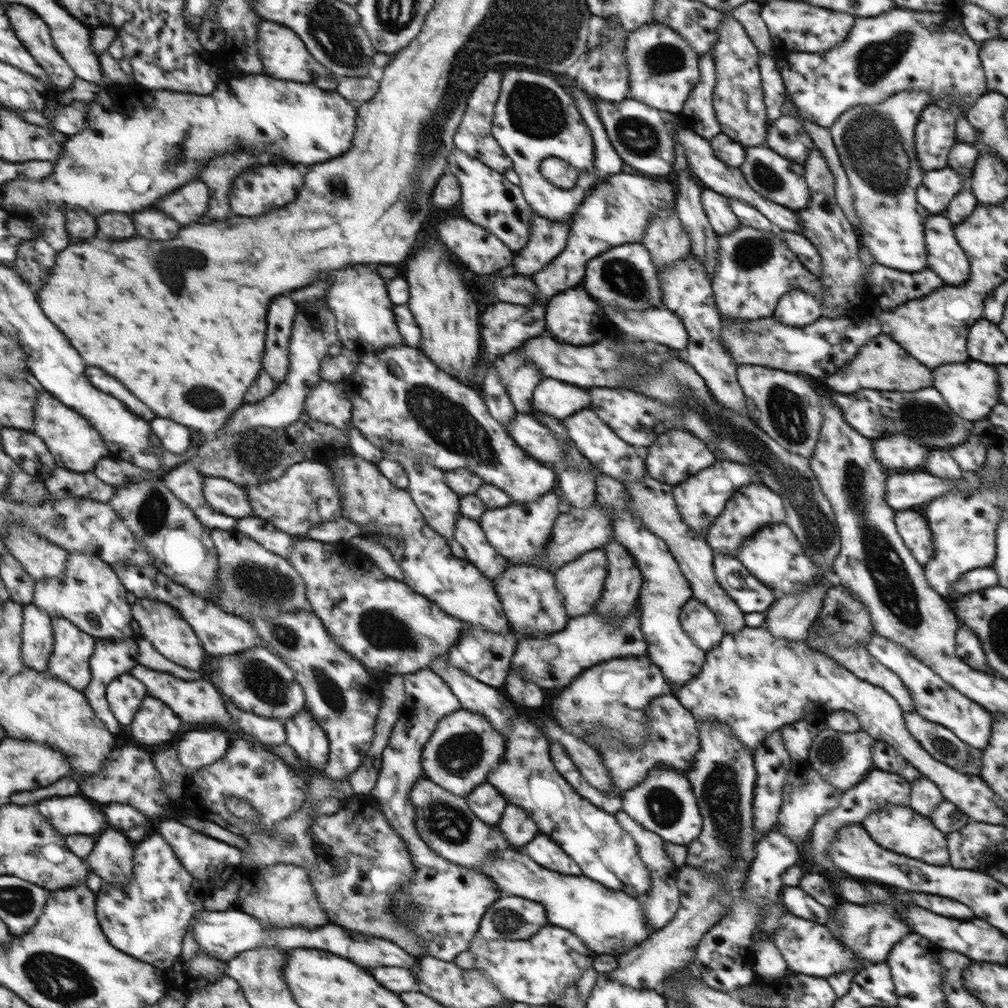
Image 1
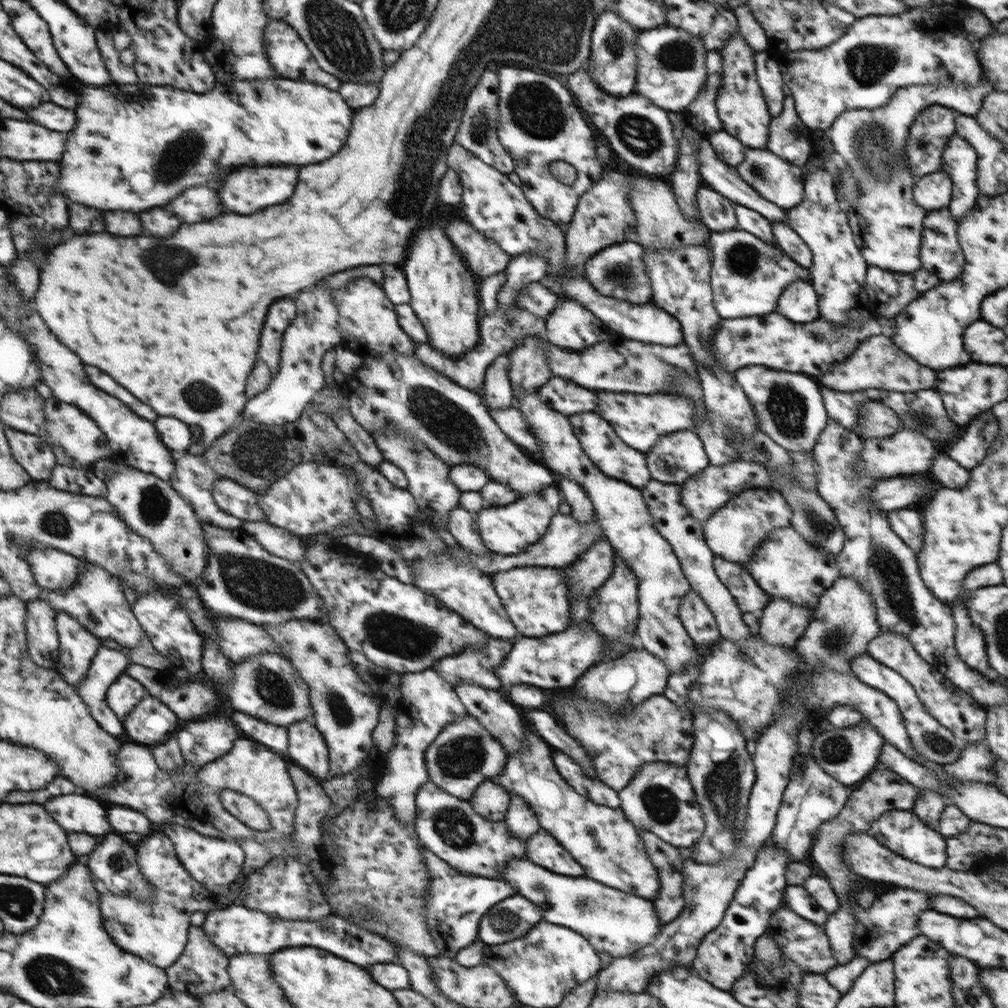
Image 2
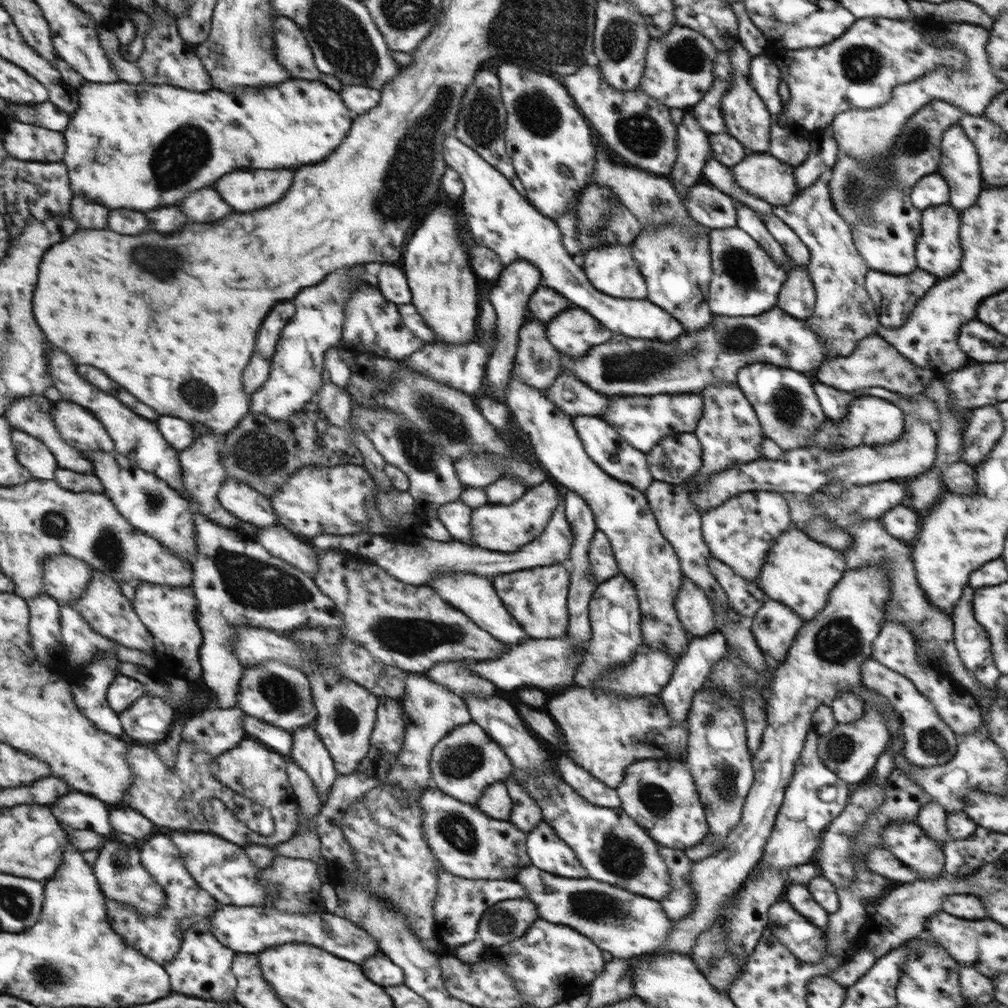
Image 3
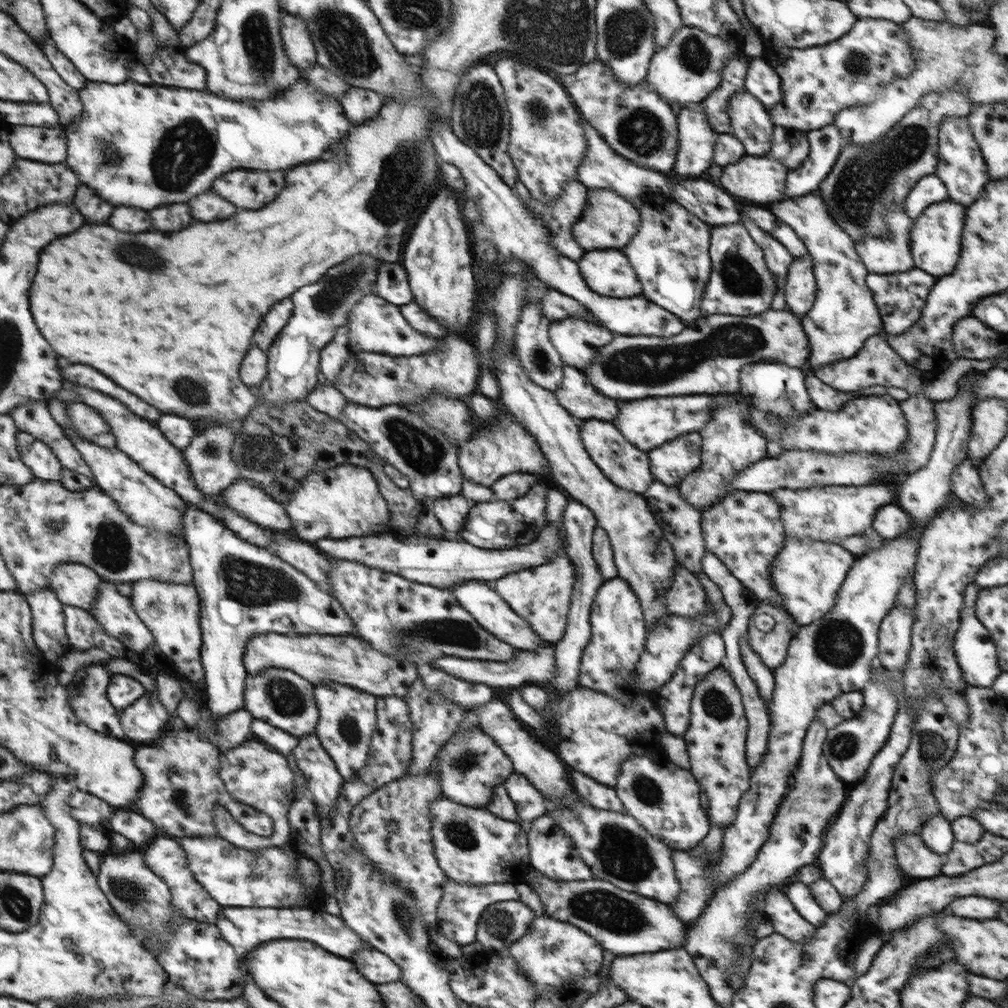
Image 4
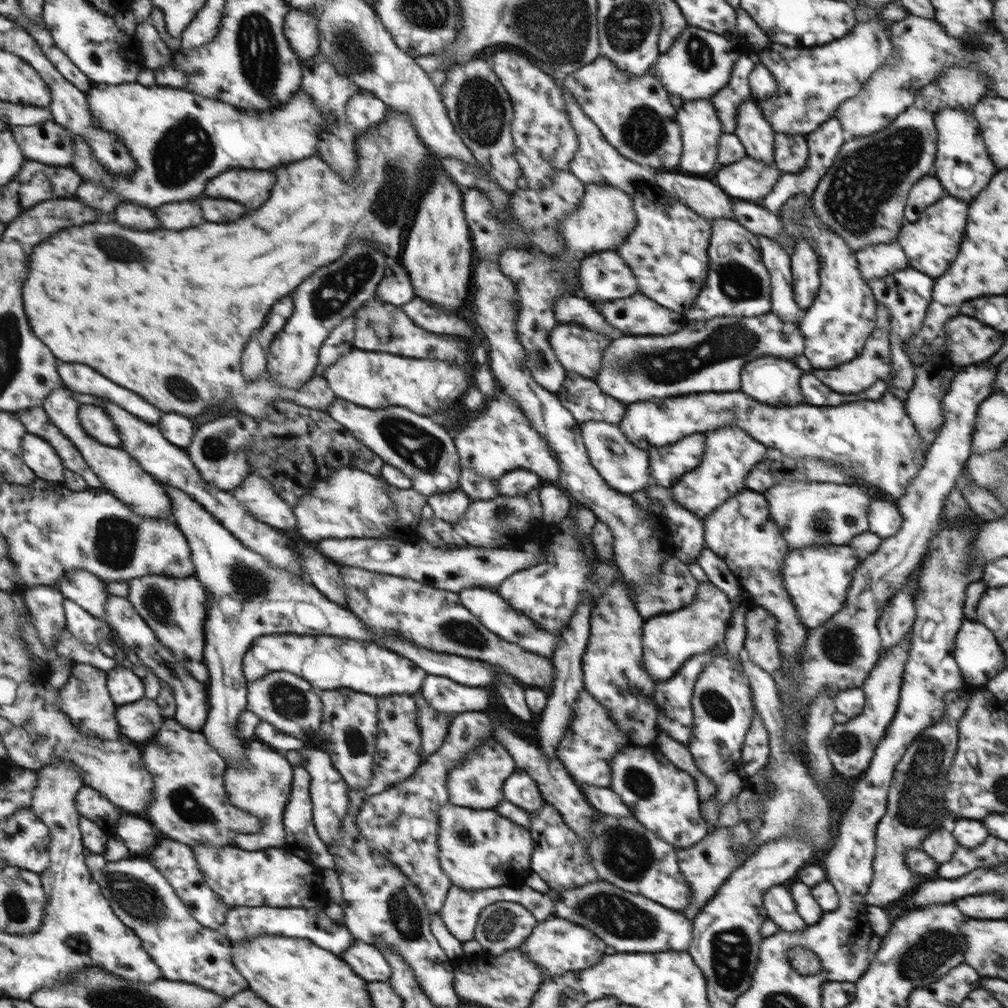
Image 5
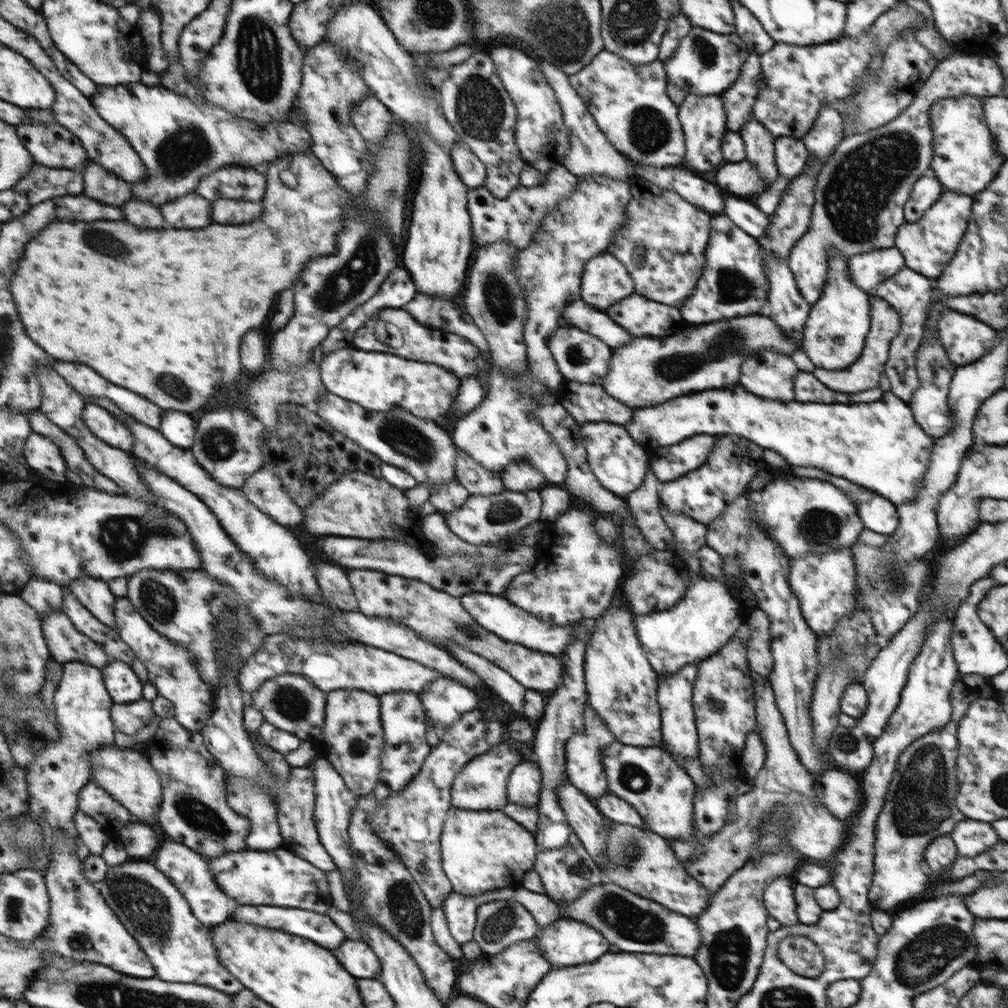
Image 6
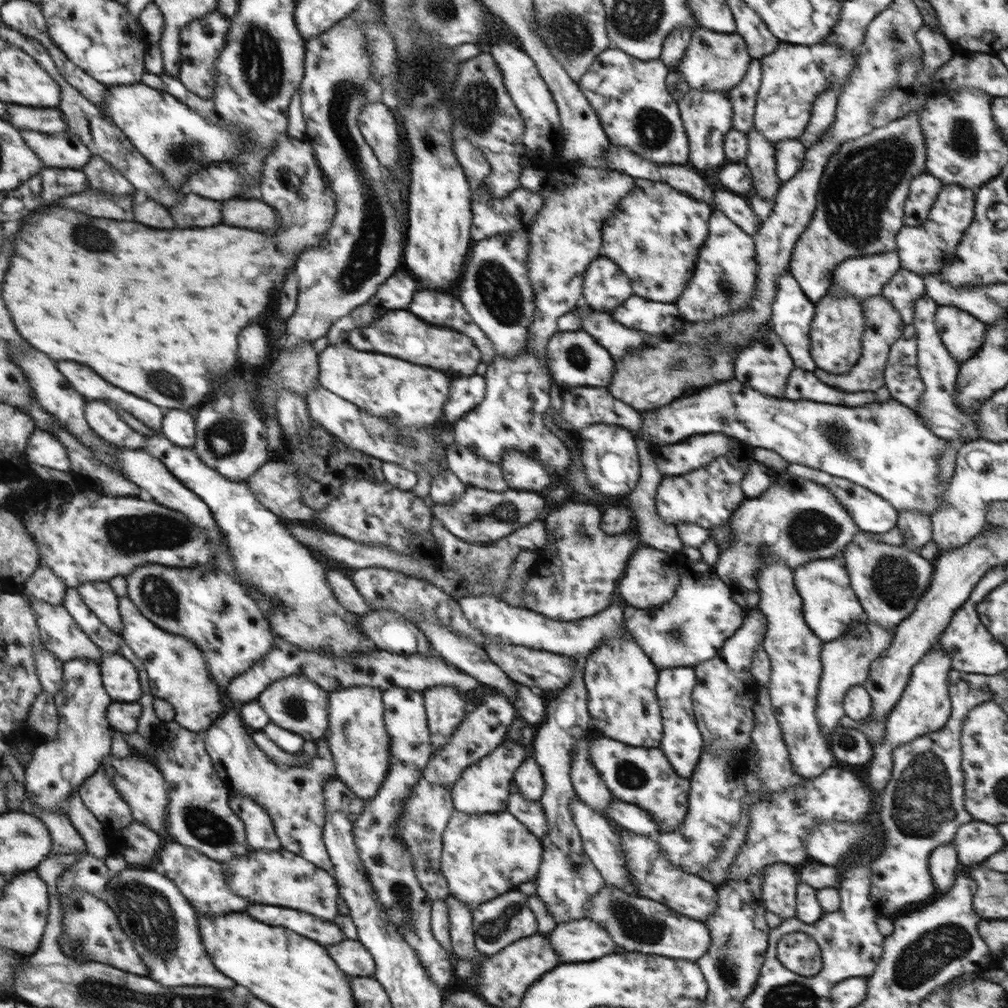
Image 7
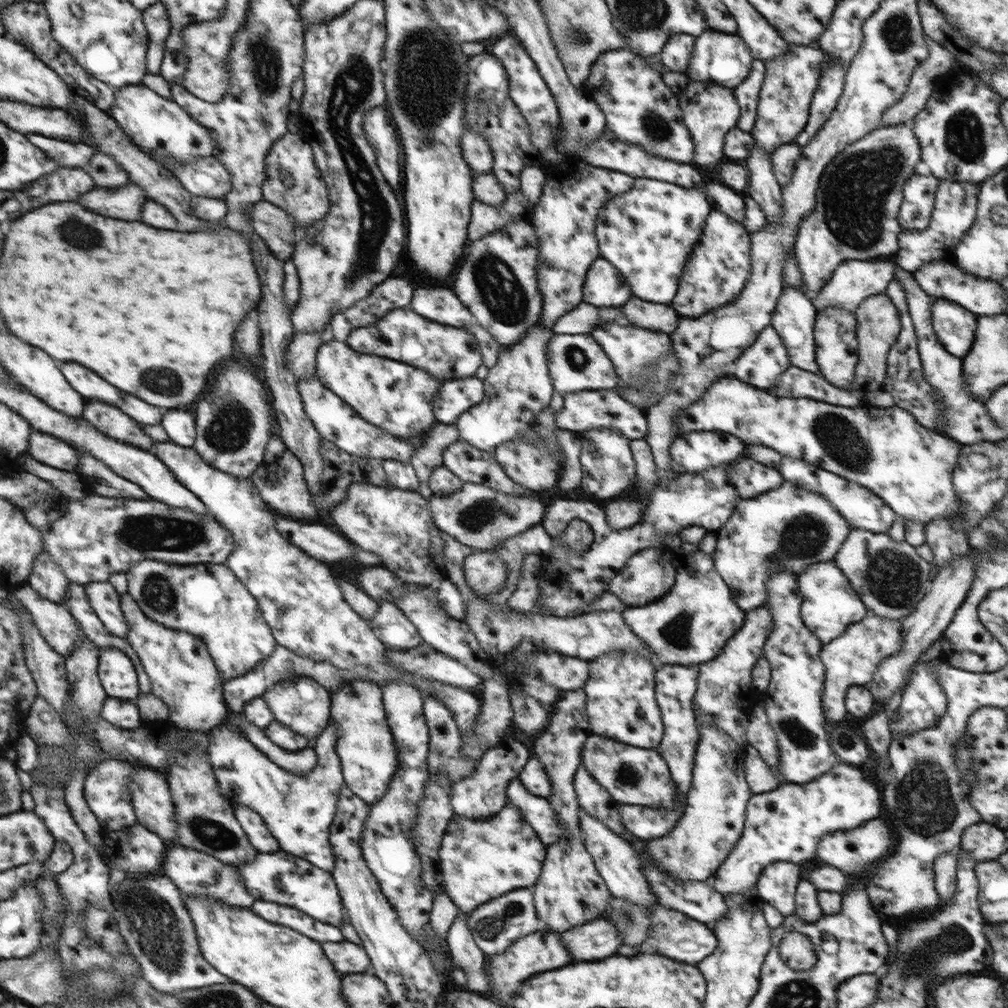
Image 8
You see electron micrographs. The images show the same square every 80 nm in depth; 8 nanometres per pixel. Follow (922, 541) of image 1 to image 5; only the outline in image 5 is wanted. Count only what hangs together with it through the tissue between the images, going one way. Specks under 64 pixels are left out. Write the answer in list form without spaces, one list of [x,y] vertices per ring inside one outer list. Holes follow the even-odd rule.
[[[888,498],[875,499],[870,502],[869,530],[882,540],[894,537],[902,527],[902,515],[895,502]]]

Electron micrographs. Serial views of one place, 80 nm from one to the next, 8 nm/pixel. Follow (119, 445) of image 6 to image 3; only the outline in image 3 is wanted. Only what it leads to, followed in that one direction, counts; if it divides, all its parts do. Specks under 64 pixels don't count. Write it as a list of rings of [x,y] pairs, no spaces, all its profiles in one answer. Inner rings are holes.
[[[61,399],[54,402],[53,414],[59,433],[85,456],[91,451],[113,453],[116,450],[110,432],[86,407]]]

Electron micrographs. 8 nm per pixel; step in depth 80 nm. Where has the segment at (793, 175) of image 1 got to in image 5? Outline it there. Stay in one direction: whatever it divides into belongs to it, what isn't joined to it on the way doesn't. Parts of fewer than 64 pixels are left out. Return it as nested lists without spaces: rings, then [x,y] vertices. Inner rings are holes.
[[[747,156],[718,167],[715,182],[734,200],[764,200],[774,189],[781,171],[775,164],[765,164]]]

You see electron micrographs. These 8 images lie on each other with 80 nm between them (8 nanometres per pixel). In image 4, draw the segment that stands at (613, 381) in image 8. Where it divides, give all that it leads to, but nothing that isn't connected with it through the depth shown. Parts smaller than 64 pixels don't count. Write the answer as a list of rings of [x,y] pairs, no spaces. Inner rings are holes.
[[[581,317],[550,321],[549,337],[561,355],[564,366],[583,370],[594,360],[599,346],[606,345],[614,334],[602,325]]]

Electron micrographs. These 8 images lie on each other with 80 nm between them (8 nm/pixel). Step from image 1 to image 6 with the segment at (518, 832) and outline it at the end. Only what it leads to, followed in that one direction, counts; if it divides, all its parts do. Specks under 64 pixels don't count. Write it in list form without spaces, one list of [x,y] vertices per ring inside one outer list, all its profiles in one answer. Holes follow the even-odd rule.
[[[521,761],[515,765],[506,786],[506,798],[527,808],[537,806],[541,797],[541,771],[534,762]]]

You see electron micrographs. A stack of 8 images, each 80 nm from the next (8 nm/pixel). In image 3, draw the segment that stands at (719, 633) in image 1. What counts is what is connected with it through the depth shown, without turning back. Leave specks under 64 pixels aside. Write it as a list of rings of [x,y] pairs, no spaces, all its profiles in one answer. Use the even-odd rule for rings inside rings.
[[[684,576],[674,606],[678,621],[690,638],[705,636],[715,630],[714,613],[709,599],[702,589]]]

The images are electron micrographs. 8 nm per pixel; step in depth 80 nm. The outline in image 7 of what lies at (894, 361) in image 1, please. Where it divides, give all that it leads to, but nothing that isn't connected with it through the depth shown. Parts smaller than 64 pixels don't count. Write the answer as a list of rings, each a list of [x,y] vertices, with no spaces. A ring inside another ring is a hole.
[[[871,295],[862,300],[862,311],[865,315],[865,332],[862,334],[861,356],[857,364],[851,368],[849,373],[843,376],[836,374],[827,374],[823,370],[815,367],[813,374],[827,386],[831,386],[841,391],[877,391],[879,387],[885,384],[885,368],[888,360],[888,350],[891,344],[900,337],[904,324],[899,313],[887,302],[885,298],[879,295]]]

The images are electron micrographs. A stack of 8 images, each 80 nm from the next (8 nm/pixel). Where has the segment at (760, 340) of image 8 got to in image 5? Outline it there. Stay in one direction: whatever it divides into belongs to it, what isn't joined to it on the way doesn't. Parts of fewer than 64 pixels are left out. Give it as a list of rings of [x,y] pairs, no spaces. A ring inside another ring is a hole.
[[[763,356],[742,366],[740,390],[761,404],[795,406],[805,402],[799,382],[802,375],[789,359]]]

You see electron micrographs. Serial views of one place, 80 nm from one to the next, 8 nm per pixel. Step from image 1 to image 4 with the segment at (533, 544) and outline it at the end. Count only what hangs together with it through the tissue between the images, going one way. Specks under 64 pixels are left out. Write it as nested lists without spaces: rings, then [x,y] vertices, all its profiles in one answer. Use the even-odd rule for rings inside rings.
[[[538,482],[515,500],[491,500],[490,502],[477,502],[471,507],[466,522],[459,536],[471,546],[489,550],[503,550],[514,548],[517,544],[529,544],[536,537],[537,532],[543,529],[546,522],[546,492],[547,486]]]

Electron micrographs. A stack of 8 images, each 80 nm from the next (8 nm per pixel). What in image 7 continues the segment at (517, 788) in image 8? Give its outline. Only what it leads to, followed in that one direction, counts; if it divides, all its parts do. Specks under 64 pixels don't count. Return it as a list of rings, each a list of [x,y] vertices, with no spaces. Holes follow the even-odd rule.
[[[513,783],[509,788],[509,801],[506,805],[506,810],[514,815],[523,826],[527,827],[534,835],[541,838],[547,830],[545,824],[545,815],[543,814],[541,805],[538,800],[525,800]]]

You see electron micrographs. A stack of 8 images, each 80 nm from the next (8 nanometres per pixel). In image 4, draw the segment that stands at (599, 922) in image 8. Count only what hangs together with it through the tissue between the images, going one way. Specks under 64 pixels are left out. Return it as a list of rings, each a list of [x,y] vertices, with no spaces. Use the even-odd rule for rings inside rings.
[[[545,916],[534,917],[529,932],[505,948],[504,953],[514,959],[519,970],[533,983],[535,1000],[551,988],[568,984],[577,978],[596,974],[601,968],[603,949],[587,932],[567,922]]]

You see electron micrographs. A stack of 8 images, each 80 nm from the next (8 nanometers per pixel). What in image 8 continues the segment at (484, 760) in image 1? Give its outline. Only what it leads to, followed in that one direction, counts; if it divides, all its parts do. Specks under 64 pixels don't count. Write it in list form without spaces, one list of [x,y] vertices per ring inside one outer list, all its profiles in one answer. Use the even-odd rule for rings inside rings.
[[[507,738],[507,742],[499,743],[499,746],[487,749],[475,763],[470,777],[454,782],[449,790],[453,812],[471,820],[484,819],[501,812],[506,806],[506,789],[509,788],[509,782],[517,778],[529,758],[530,753],[525,745],[519,741],[513,742],[511,738]]]

